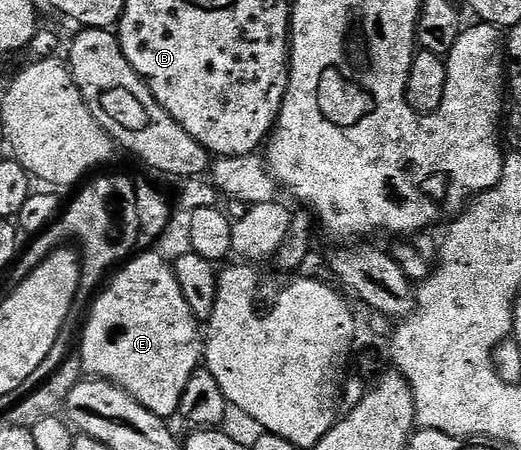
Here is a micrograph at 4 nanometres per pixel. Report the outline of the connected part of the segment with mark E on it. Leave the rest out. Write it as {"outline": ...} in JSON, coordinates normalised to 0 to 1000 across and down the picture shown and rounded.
{"outline":[[[271,560],[250,571],[215,611],[207,633],[180,660],[152,742],[152,813],[165,833],[200,840],[236,862],[236,871],[274,898],[282,916],[298,916],[298,924],[324,933],[340,920],[359,844],[367,844],[370,829],[388,811],[390,733],[359,667],[351,667],[351,649],[330,589],[322,580],[317,584],[298,562]]]}

